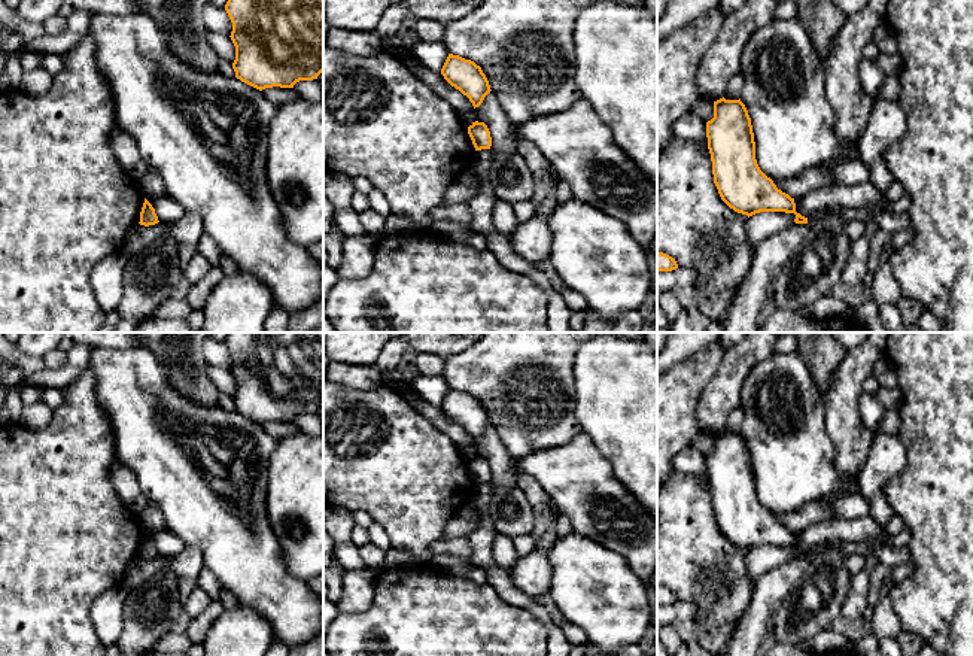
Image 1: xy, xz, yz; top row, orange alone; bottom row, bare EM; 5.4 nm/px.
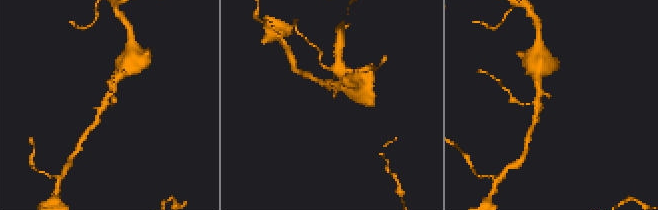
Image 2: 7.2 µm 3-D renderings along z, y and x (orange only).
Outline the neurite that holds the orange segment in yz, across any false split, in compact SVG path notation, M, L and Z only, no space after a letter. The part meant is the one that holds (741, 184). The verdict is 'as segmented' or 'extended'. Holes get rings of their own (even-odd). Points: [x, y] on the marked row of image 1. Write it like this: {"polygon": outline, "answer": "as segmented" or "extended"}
{"polygon": "M741 98L714 101L706 137L714 183L730 209L748 218L760 212L794 213L796 224L808 224L808 218L796 212L794 198L760 170L751 118Z", "answer": "as segmented"}

